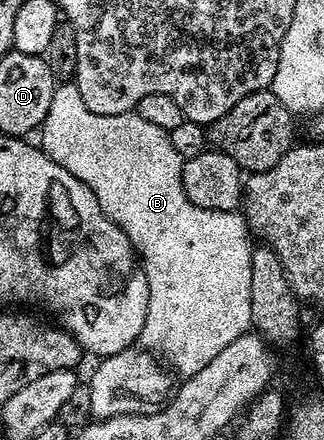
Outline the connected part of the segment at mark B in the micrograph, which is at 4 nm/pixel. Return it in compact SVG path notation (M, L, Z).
M75 84L57 85L50 112L38 131L39 145L62 168L66 168L98 200L102 212L130 240L146 276L148 307L142 324L139 345L153 355L161 356L180 373L181 379L194 376L222 352L238 336L249 333L252 326L250 312L250 256L253 243L248 242L250 231L243 213L218 212L198 208L182 188L184 159L174 150L169 131L142 120L135 112L127 114L95 114L86 108L82 92Z

